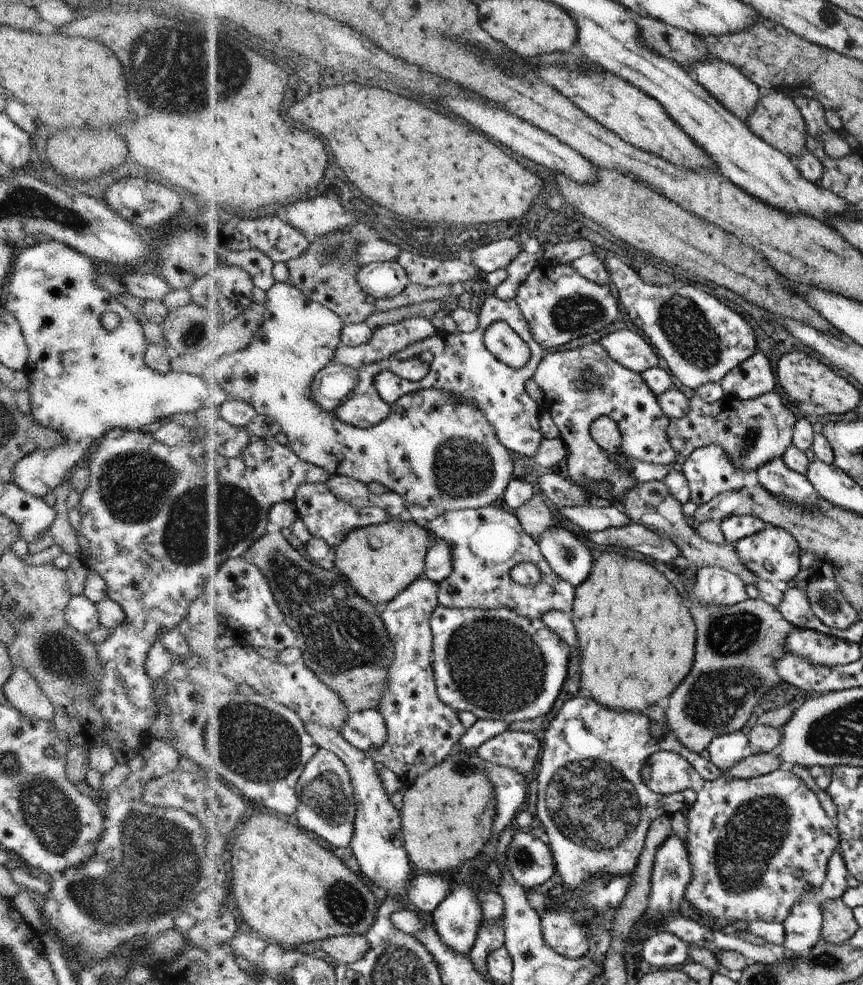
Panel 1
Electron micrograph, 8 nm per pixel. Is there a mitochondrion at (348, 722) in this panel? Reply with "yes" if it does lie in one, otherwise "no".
no

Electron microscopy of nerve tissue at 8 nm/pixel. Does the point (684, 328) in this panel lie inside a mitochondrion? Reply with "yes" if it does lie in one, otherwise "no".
yes

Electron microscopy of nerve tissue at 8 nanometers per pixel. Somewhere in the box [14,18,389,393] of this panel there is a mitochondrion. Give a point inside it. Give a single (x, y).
(169, 70)

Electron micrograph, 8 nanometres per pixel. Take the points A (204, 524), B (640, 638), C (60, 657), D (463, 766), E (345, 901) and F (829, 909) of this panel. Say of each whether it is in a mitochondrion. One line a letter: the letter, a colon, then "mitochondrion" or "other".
A: mitochondrion
B: other
C: mitochondrion
D: mitochondrion
E: mitochondrion
F: other

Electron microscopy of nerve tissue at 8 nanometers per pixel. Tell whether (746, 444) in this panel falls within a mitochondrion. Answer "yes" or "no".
yes

